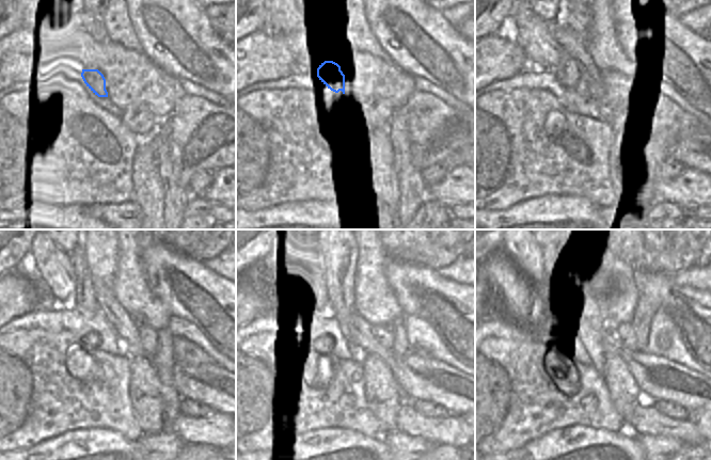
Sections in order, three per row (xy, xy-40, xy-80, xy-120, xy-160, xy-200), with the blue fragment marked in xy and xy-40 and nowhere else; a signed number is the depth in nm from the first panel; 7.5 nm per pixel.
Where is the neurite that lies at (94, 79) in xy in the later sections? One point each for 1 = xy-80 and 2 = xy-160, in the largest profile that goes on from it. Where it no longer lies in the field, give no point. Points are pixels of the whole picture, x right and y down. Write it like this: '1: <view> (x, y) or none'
1: xy-80 (566, 69)
2: xy-160 (315, 253)

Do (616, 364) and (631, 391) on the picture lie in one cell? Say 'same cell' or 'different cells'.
same cell

